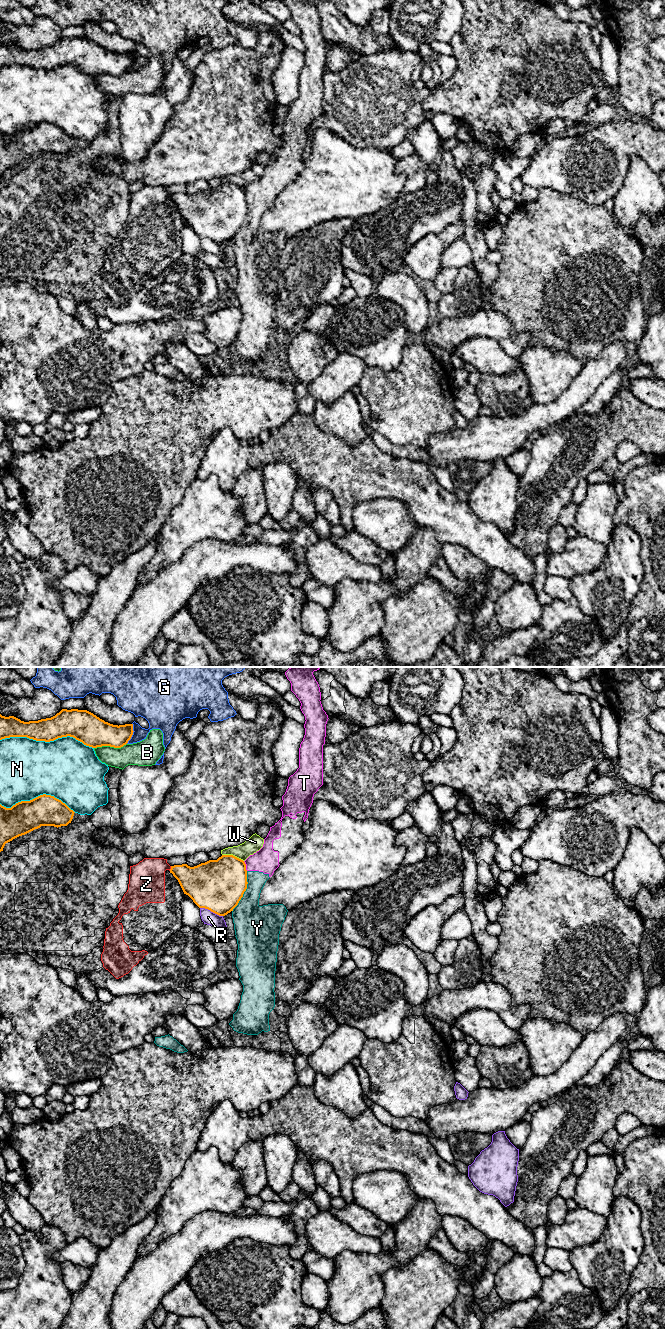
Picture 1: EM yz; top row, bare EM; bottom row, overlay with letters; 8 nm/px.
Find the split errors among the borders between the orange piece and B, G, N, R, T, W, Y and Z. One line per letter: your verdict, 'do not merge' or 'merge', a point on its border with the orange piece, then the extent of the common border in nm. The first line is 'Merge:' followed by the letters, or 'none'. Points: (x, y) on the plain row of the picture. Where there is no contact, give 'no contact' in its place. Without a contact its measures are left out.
Merge: none
B: do not merge; meets orange in yz at (110, 74); contact 260 nm long
G: do not merge; meets orange in yz at (132, 61); contact 180 nm long
N: do not merge; meets orange in yz at (47, 69); contact 750 nm long
R: do not merge; meets orange in yz at (211, 239); contact 200 nm long
T: do not merge; meets orange in yz at (245, 194); contact 90 nm long
W: do not merge; meets orange in yz at (232, 183); contact 190 nm long
Y: do not merge; meets orange in yz at (245, 218); contact 340 nm long
Z: do not merge; meets orange in yz at (171, 196); contact 40 nm long

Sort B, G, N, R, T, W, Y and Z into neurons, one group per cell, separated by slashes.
B / G / N / R / T Y / W / Z

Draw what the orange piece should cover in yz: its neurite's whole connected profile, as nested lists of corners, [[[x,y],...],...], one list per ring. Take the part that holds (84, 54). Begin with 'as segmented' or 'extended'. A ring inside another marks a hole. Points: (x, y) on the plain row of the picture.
as segmented; [[[62,37],[51,46],[29,50],[0,42],[0,68],[27,65],[50,70],[70,64],[92,76],[121,76],[128,71],[133,60],[133,52],[113,53],[87,38]]]

